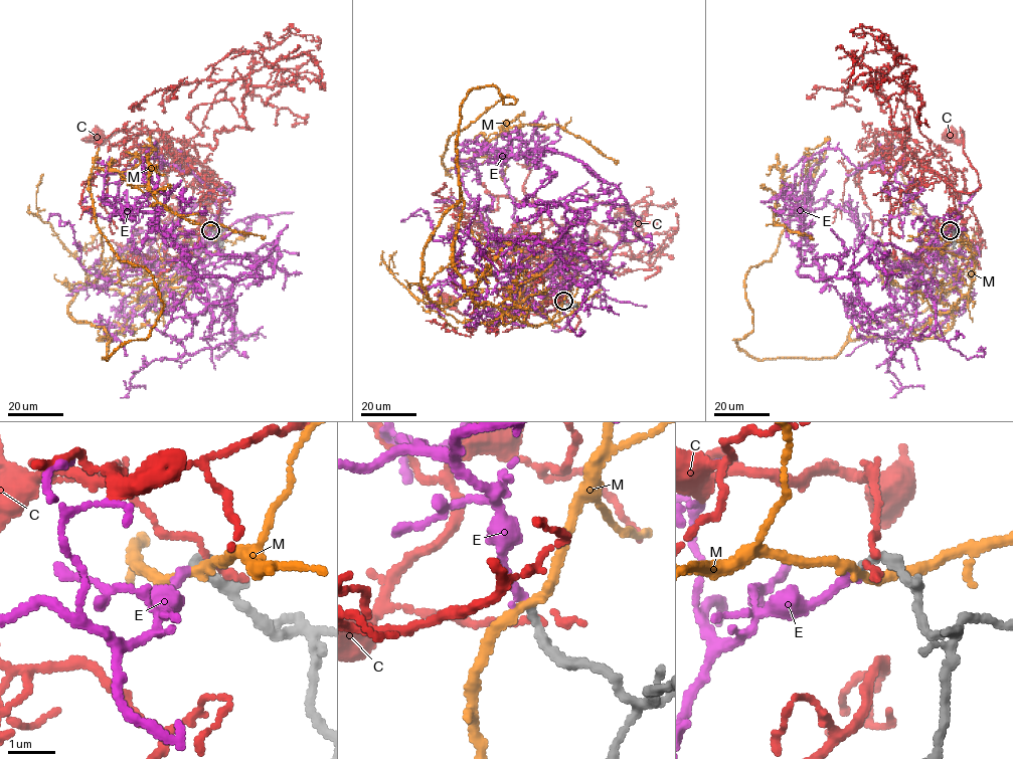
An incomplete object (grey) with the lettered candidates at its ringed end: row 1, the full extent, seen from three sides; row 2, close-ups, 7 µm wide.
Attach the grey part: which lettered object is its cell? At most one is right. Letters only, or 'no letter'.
E

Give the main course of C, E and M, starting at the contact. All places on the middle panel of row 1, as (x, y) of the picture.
C: (564, 302), (552, 304), (560, 306), (565, 291), (578, 318), (572, 331), (530, 314), (462, 314), (448, 302)
E: (564, 301), (544, 293), (608, 258), (633, 219), (627, 201), (546, 148), (535, 161), (549, 181), (511, 202)
M: (564, 301), (528, 326), (465, 288), (462, 100), (517, 102), (457, 131), (446, 168), (527, 125), (618, 160)

